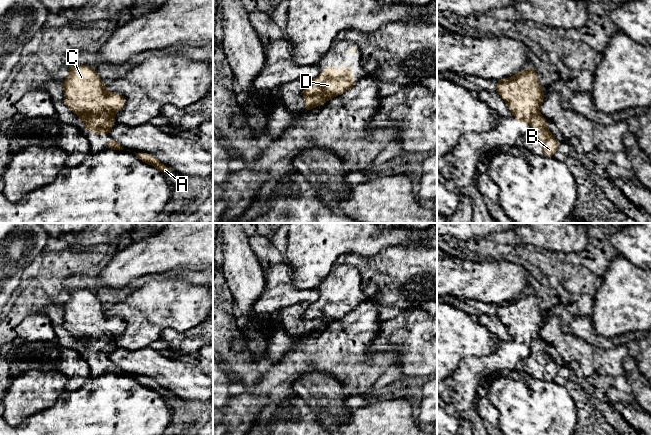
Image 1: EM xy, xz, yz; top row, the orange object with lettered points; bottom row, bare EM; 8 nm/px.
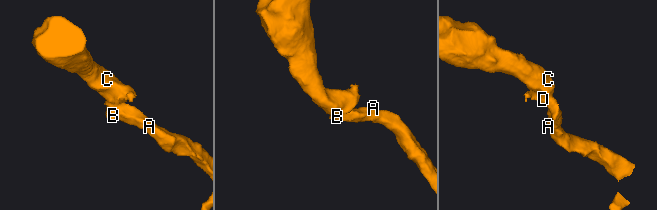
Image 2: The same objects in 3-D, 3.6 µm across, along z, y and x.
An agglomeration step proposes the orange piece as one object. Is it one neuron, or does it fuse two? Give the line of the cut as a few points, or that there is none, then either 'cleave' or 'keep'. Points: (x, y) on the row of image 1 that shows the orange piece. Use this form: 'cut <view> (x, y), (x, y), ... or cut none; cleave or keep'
cut xy (85, 121), (92, 116), (105, 116), (113, 122); cleave

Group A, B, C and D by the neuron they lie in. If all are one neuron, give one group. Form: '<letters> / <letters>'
A B / C D

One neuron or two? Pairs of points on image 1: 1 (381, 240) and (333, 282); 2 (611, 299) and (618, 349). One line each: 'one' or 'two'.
1: two
2: two

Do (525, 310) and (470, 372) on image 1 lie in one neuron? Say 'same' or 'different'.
same

